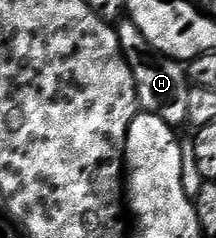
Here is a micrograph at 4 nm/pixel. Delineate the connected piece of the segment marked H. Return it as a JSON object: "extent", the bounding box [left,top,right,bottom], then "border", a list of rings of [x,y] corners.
{"extent":[117,20,191,128],"border":[[[122,20],[117,23],[118,39],[124,60],[128,68],[132,68],[132,76],[136,84],[136,96],[138,105],[145,113],[152,116],[160,116],[170,126],[182,128],[186,126],[188,116],[188,92],[191,88],[191,81],[188,77],[188,70],[177,58],[170,58],[161,54],[136,28],[136,24],[129,20]]]}

